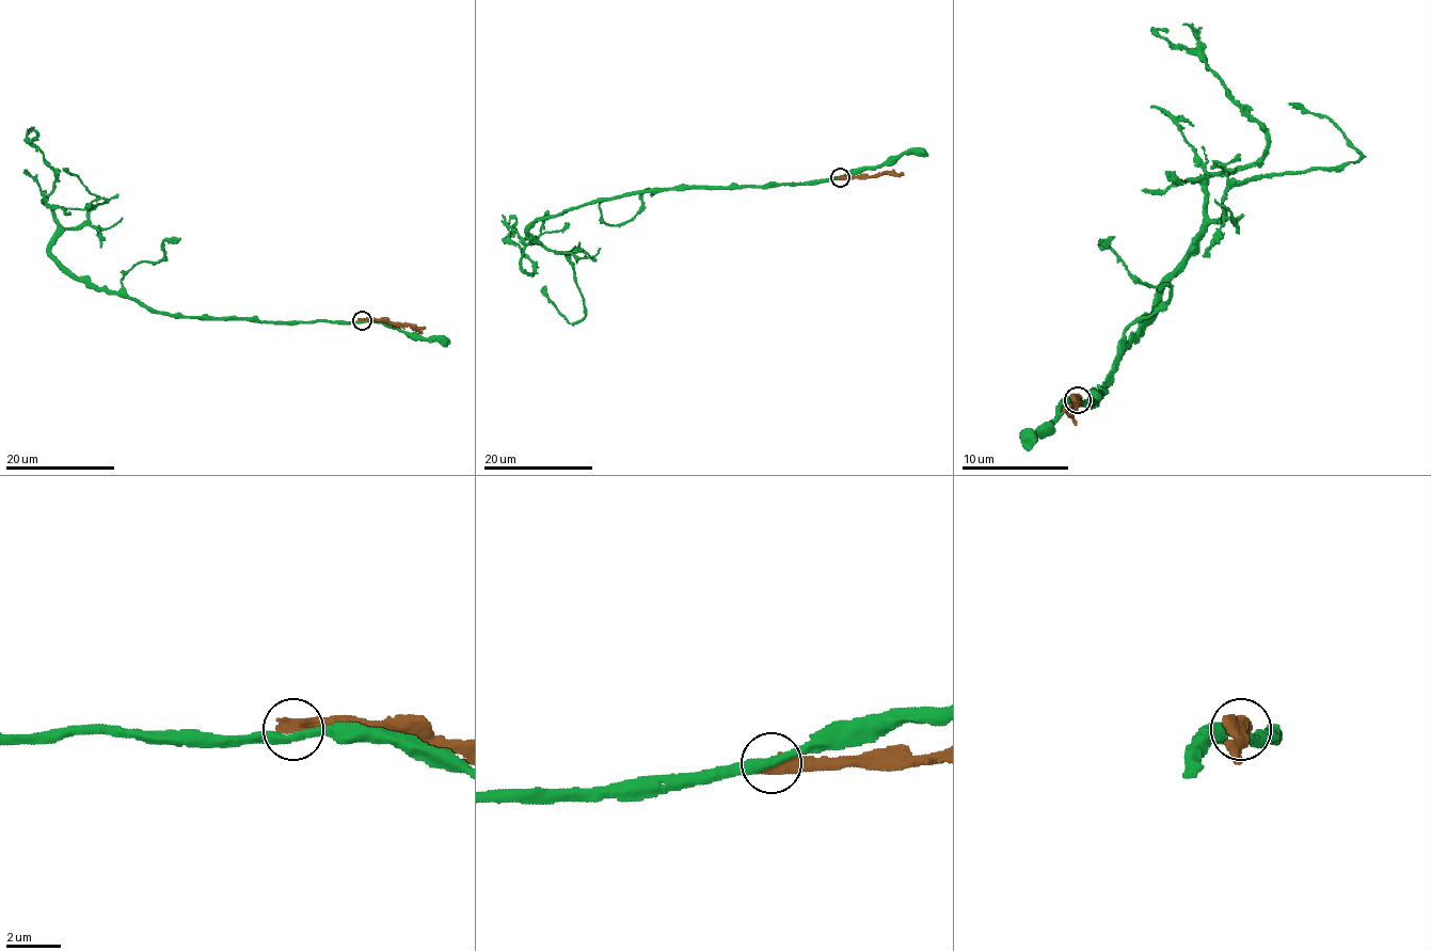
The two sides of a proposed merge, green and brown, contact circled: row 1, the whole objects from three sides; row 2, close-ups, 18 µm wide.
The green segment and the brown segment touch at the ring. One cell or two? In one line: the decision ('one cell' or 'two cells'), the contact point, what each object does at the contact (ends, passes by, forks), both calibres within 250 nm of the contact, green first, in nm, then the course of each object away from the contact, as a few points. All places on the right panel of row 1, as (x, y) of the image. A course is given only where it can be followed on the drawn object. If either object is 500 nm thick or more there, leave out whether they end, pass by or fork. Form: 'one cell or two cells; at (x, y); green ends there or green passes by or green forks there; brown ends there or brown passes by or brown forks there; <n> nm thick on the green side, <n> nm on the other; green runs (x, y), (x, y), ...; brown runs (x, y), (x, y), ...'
two cells; at (1077, 399); 320 nm thick on the green side, 550 nm on the other; green runs (1077, 401), (1109, 382), (1234, 185), (1356, 161), (1324, 115), (1287, 102); brown runs (1077, 398), (1071, 407), (1074, 414)

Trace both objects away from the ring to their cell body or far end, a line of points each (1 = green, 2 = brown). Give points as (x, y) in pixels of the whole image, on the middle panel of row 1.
1: (839, 177), (652, 189), (540, 218), (529, 232), (544, 246), (566, 252), (585, 315), (570, 323), (544, 285)
2: (839, 177), (904, 175)

